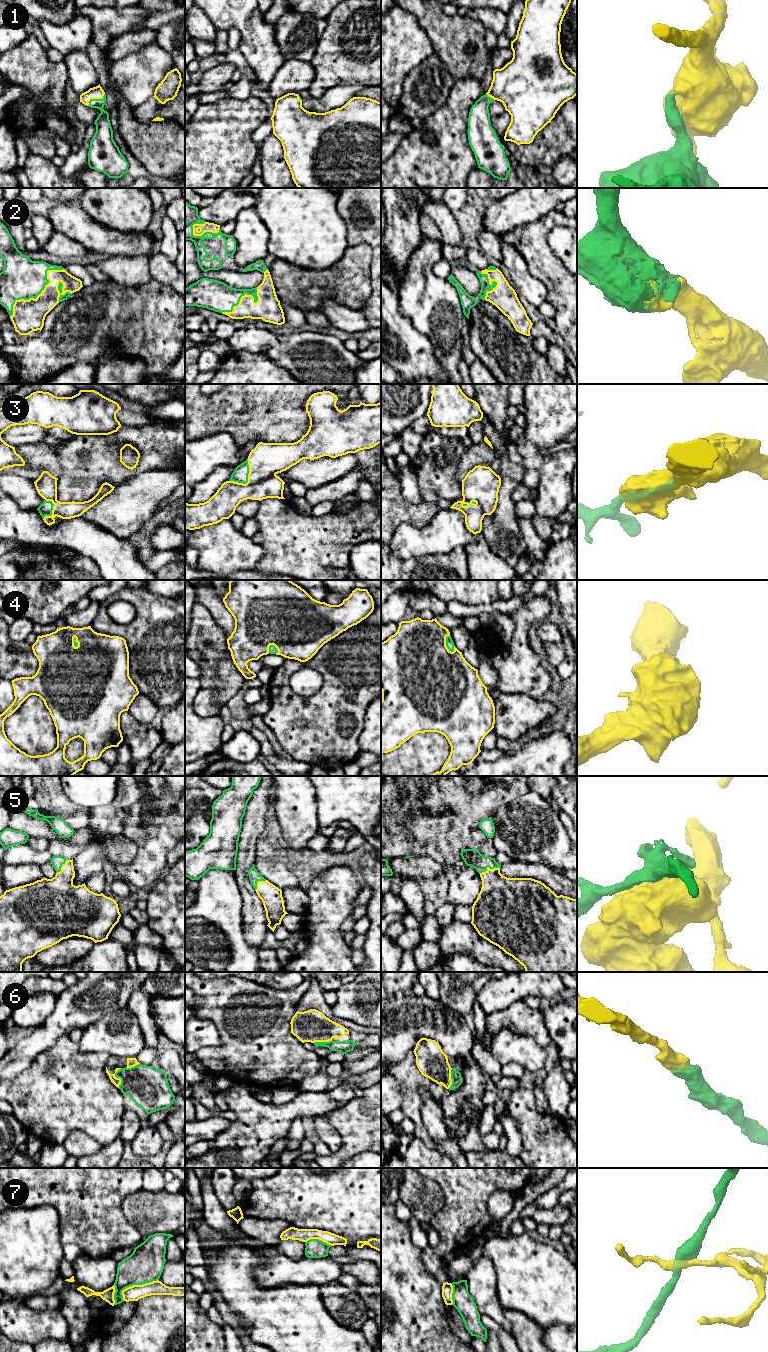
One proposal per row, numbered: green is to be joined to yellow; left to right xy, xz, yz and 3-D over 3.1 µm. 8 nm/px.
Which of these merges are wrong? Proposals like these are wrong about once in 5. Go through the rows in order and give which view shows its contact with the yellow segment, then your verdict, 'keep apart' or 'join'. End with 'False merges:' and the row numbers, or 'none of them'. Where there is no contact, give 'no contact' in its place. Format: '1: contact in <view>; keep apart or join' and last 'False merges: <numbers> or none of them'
1: contact in xy; join
2: contact in xy; join
3: contact in xz; join
4: contact in yz; join
5: contact in yz; join
6: contact in xy; join
7: contact in xy; keep apart
False merges: 7

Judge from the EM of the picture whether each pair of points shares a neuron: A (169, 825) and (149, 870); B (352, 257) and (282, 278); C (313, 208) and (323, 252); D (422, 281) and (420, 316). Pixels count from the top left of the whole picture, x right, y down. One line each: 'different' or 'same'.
A: same
B: same
C: same
D: same

